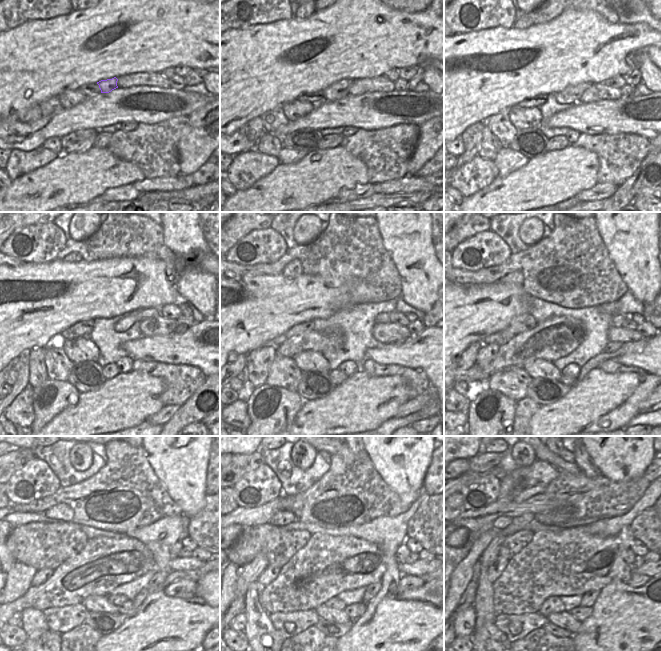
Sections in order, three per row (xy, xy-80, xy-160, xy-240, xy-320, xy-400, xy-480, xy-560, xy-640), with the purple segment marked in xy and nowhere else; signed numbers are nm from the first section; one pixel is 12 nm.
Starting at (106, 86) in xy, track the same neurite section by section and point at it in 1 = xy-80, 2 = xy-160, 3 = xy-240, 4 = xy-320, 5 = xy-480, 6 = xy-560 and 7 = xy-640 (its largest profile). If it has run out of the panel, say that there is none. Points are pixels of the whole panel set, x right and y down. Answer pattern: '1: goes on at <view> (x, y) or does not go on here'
1: goes on at xy-80 (339, 90)
2: goes on at xy-160 (570, 95)
3: goes on at xy-240 (127, 320)
4: goes on at xy-320 (382, 318)
5: goes on at xy-480 (175, 548)
6: goes on at xy-560 (402, 552)
7: goes on at xy-640 (629, 557)

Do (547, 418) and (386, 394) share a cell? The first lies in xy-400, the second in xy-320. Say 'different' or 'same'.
same

